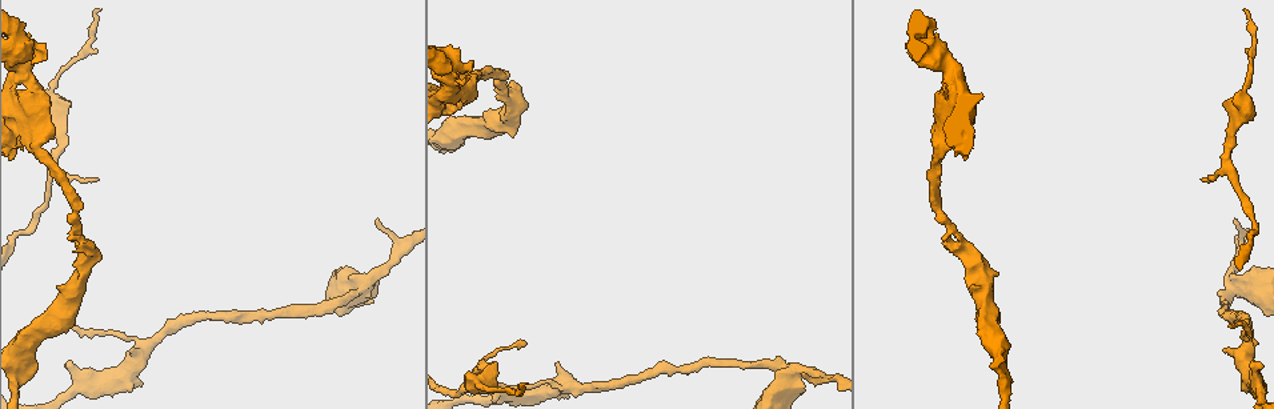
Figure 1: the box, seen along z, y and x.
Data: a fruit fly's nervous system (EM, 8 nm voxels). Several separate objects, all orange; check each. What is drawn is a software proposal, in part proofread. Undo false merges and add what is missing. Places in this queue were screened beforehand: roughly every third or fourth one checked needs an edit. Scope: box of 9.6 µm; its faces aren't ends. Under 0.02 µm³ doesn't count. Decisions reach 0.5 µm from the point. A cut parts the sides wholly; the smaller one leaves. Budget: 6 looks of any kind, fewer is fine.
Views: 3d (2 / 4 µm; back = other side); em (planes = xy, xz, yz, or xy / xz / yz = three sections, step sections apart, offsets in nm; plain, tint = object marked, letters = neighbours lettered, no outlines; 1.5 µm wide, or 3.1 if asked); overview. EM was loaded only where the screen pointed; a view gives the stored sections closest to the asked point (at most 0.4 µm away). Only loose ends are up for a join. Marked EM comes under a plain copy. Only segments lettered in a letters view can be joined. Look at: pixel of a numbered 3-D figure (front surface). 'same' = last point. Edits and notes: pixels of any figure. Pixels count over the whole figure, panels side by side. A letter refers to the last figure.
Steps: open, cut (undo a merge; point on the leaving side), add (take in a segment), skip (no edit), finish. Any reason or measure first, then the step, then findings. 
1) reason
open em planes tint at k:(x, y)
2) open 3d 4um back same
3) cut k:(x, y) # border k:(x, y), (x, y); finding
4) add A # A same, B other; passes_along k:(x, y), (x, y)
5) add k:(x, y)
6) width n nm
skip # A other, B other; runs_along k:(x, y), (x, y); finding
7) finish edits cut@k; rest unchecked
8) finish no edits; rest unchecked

arms part here
open em xz step 8 letters at 1:(961, 242)

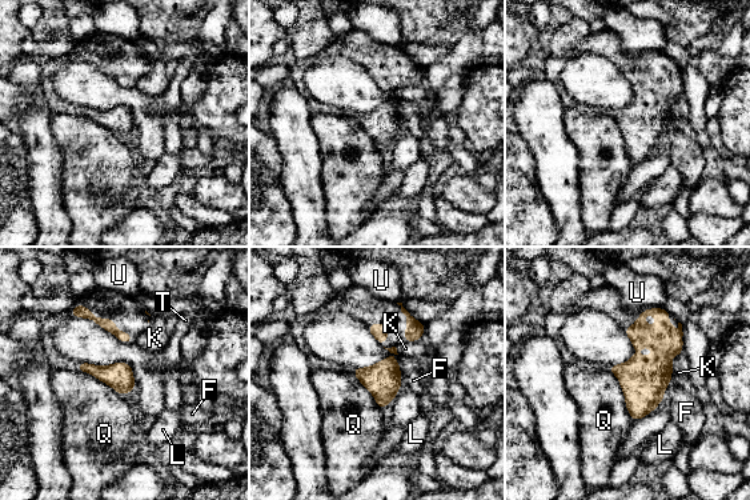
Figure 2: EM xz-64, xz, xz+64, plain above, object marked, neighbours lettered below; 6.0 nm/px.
skip # F other, K other, L other, Q other, T other, U other; border 2:(609, 370), (634, 420); one cell here

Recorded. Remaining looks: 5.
abrupt turn
open em yz step 8 tint at 1:(23, 118)

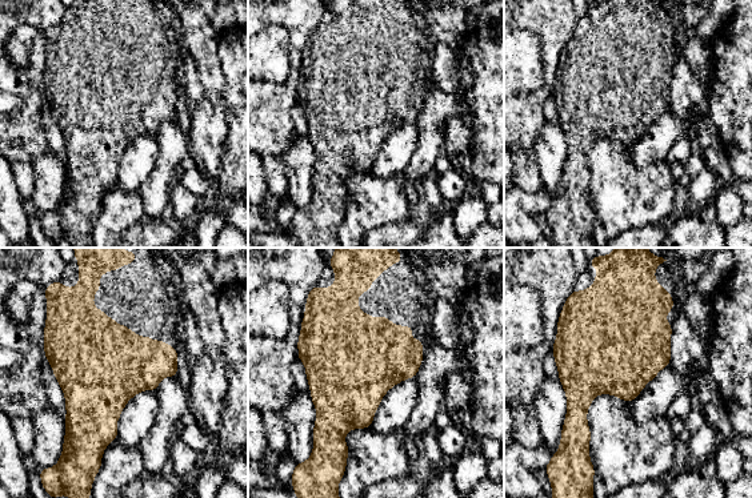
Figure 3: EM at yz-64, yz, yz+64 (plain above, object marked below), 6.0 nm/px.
cut it another way
open em planes letters same

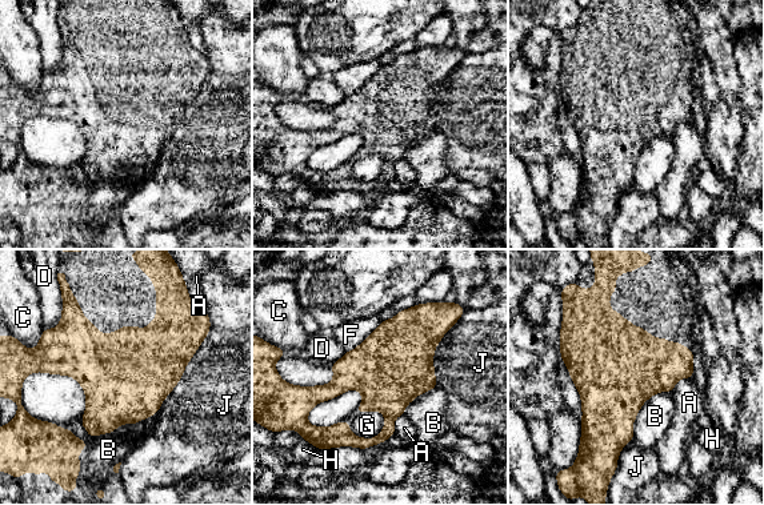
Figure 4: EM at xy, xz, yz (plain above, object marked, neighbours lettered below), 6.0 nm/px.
skip # A other, B other, C other, D other, F other, G other, H other, J other; border 4:(62, 296), (60, 321), (43, 329); all the same cell

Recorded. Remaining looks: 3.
two arms at a narrow angle
open em planes letters at 1:(1237, 288)

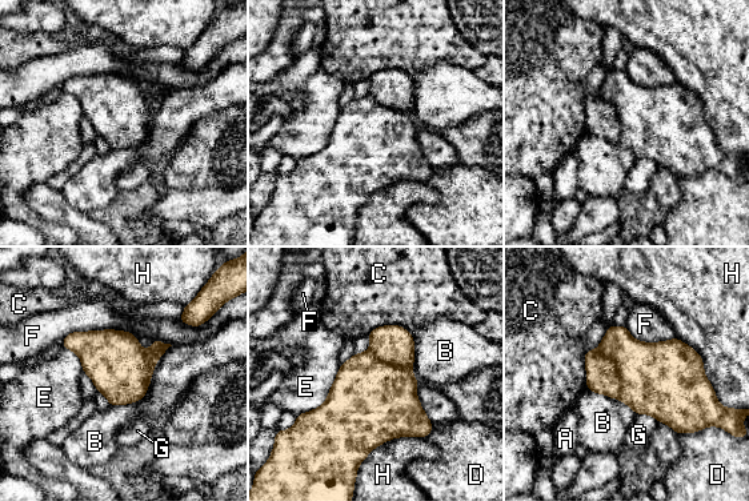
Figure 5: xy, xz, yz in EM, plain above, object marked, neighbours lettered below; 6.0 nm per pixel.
width 380 nm
cut 5:(656, 379) # A other, B other, C other, D other, E other, F other, G other, H other; border 5:(599, 347), (615, 365), (619, 397); a second cell is stuck on

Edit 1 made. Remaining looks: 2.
finish edits cut@5; rest unchecked

